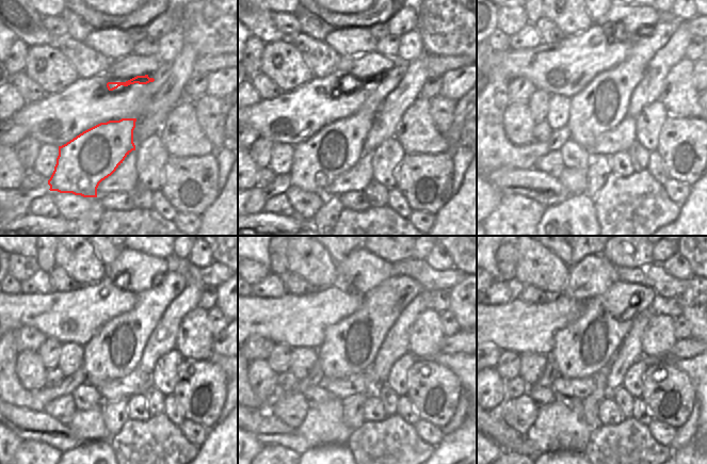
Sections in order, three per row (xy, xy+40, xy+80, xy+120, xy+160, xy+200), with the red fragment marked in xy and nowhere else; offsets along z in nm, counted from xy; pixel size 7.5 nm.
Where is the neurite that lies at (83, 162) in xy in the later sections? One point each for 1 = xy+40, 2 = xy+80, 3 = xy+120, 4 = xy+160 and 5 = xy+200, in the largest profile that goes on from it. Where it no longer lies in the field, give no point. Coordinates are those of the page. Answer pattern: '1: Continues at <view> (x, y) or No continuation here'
1: Continues at xy+40 (318, 162)
2: Continues at xy+80 (568, 150)
3: Continues at xy+120 (115, 350)
4: Continues at xy+160 (350, 347)
5: Continues at xy+200 (580, 349)

